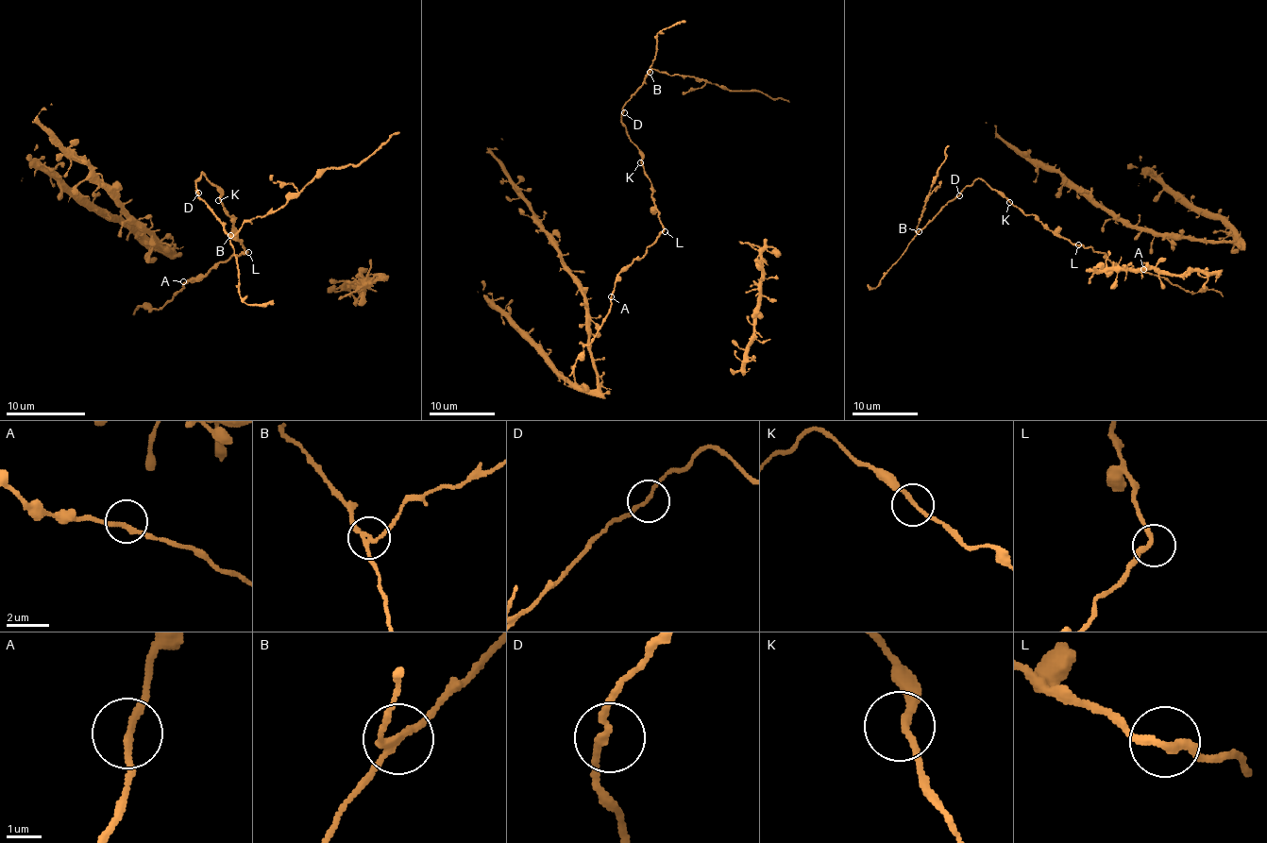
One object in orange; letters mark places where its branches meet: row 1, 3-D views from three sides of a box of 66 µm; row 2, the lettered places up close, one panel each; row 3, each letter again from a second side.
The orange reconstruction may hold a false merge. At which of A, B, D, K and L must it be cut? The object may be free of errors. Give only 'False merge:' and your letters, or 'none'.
False merge: B

